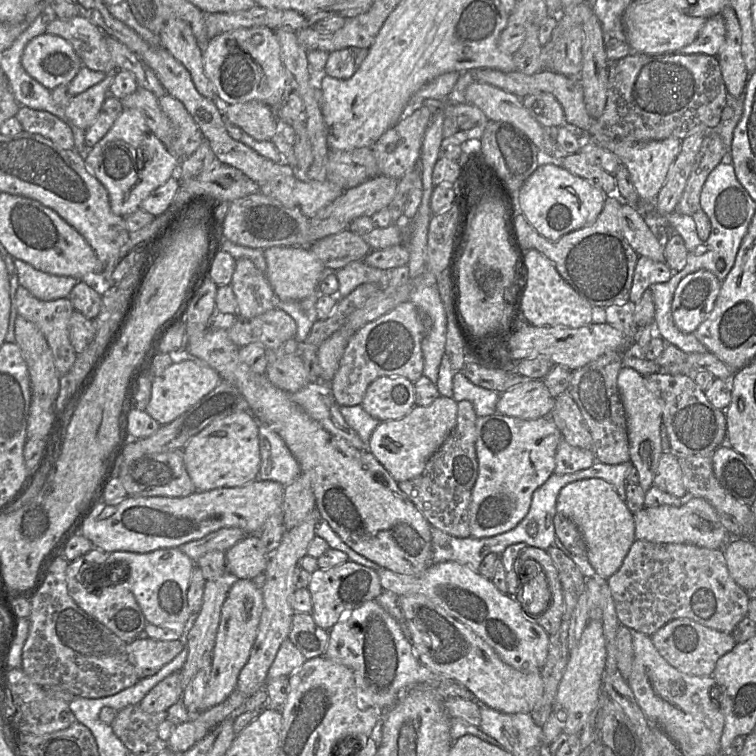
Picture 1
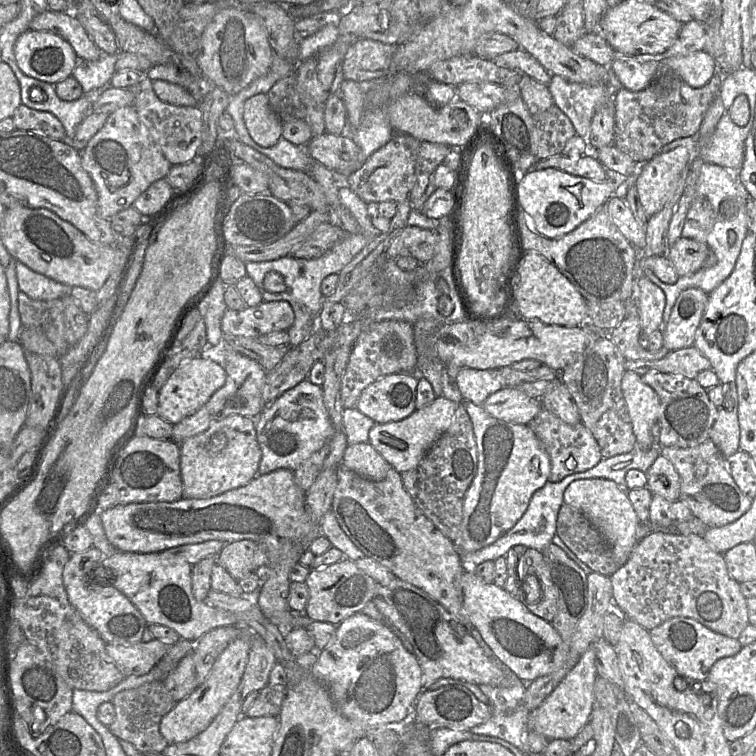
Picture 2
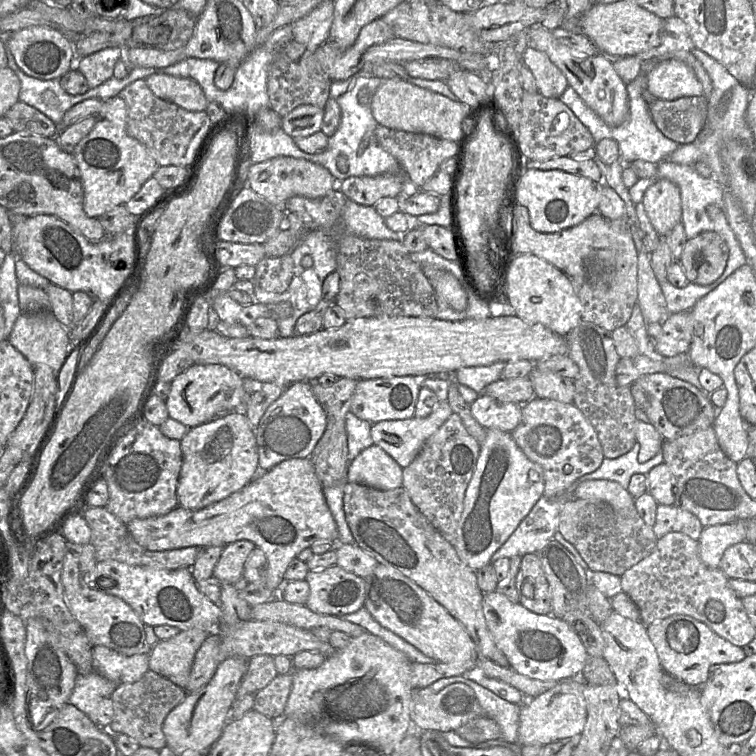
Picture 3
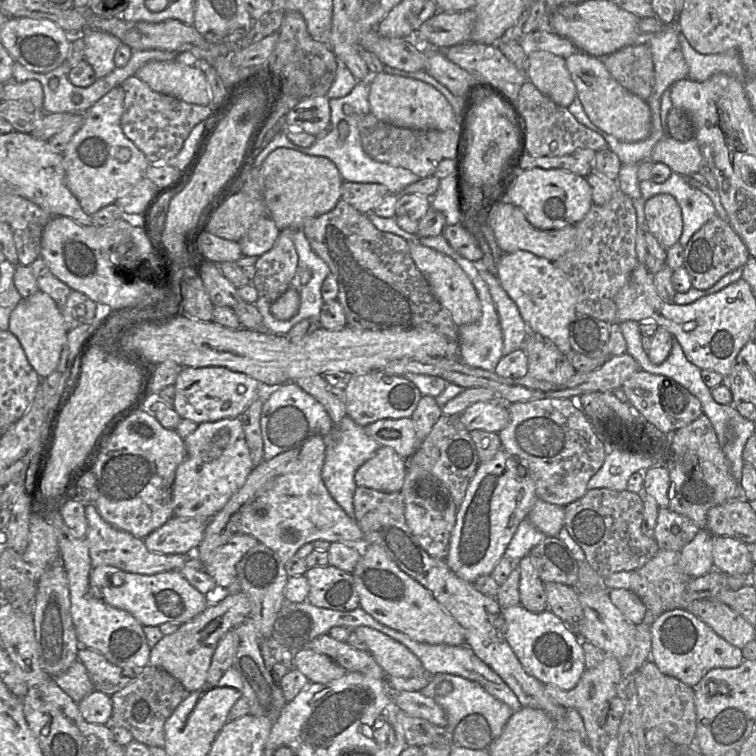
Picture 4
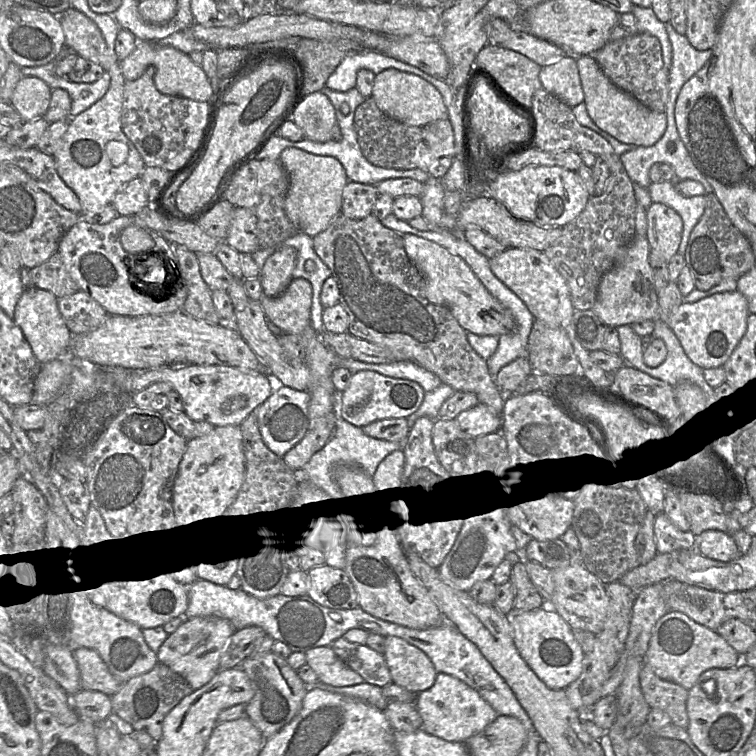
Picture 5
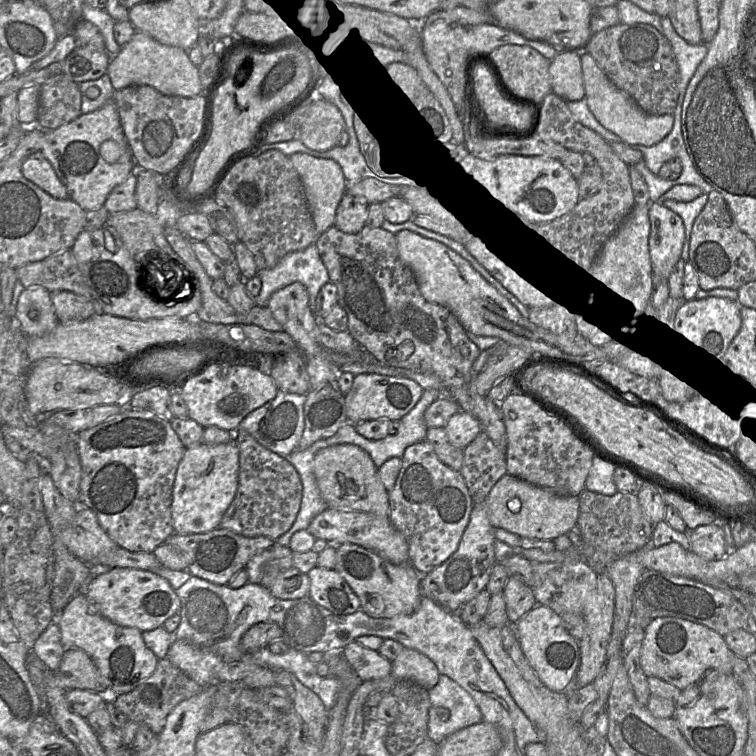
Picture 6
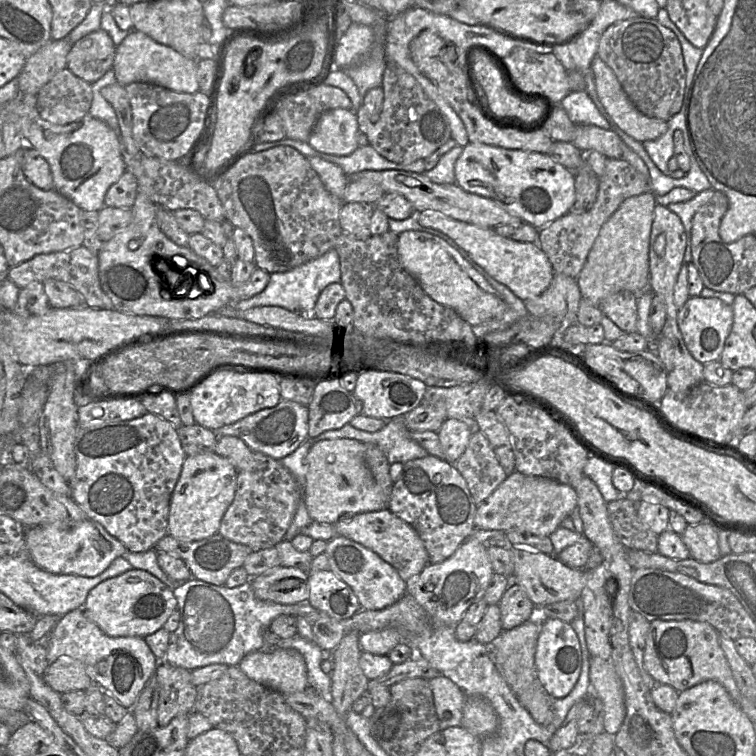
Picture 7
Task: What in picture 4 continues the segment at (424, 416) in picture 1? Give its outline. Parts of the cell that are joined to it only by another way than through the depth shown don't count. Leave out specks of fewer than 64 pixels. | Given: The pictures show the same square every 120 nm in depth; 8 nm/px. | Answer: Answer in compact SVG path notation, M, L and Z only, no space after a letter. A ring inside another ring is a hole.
M411 418L381 419L365 426L364 430L382 447L393 448L405 460L409 459L419 447Z

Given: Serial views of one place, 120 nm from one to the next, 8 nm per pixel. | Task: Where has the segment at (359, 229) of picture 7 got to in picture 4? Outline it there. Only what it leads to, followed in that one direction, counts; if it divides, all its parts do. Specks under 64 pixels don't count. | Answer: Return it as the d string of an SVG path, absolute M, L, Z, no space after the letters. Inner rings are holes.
M344 181L341 185L341 199L362 214L373 212L387 194L387 187L378 183Z

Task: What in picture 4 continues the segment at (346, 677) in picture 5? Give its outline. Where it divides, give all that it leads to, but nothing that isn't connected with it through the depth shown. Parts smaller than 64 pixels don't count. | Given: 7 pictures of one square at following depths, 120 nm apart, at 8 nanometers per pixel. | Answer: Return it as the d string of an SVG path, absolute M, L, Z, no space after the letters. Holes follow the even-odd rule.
M309 648L294 650L294 668L311 683L327 684L341 678L347 671L325 654Z

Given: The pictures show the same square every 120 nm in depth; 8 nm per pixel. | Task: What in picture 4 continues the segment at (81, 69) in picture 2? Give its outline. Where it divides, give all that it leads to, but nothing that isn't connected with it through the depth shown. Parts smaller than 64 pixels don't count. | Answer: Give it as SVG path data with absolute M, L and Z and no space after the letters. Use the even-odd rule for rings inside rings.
M86 29L81 36L85 43L84 60L92 66L97 79L107 76L116 68L114 55L121 41L112 34L94 29Z

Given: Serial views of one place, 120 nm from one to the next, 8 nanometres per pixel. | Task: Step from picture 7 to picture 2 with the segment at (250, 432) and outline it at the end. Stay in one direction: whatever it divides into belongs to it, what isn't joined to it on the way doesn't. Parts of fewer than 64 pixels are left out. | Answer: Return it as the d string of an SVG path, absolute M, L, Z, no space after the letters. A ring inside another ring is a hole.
M308 378L287 390L255 419L256 438L262 457L259 474L277 469L295 471L313 453L320 450L333 435L334 428L324 405L323 390Z

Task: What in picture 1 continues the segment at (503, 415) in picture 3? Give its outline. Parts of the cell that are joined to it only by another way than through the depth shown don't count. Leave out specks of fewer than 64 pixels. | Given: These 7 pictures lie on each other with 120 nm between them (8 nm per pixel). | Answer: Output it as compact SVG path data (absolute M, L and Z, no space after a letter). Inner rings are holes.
M543 379L525 380L519 385L500 394L496 404L496 412L505 416L525 420L533 420L550 415L554 407L555 398L552 397Z

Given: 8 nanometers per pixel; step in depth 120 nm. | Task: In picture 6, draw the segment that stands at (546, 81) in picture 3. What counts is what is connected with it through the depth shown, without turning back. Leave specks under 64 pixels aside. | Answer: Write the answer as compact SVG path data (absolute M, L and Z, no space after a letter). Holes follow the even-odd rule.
M579 52L557 53L551 60L549 76L552 92L565 101L579 101L585 97Z

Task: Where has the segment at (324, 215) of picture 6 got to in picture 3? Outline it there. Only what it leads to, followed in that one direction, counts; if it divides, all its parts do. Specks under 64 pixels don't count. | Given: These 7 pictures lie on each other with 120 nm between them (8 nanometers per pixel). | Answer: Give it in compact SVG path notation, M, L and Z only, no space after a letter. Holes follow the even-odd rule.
M279 156L253 163L248 171L247 185L259 196L285 211L286 201L293 196L316 199L336 189L337 180L323 166L301 158Z

